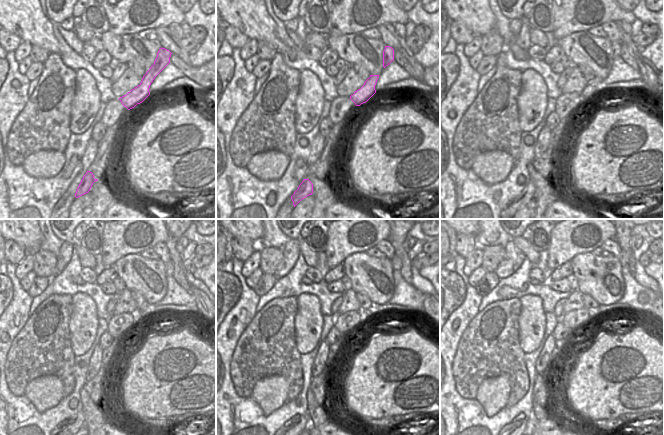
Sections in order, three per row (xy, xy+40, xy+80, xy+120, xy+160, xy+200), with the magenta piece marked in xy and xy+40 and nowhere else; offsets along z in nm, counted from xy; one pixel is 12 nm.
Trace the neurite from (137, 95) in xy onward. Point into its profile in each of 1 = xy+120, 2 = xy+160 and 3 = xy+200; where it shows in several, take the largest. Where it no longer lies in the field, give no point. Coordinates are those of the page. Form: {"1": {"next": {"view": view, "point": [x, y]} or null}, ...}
{"1": {"next": {"view": "xy+120", "point": [169, 268]}}, "2": {"next": {"view": "xy+160", "point": [396, 263]}}, "3": {"next": {"view": "xy+200", "point": [623, 258]}}}

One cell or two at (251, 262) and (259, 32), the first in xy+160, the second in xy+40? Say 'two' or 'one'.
two

